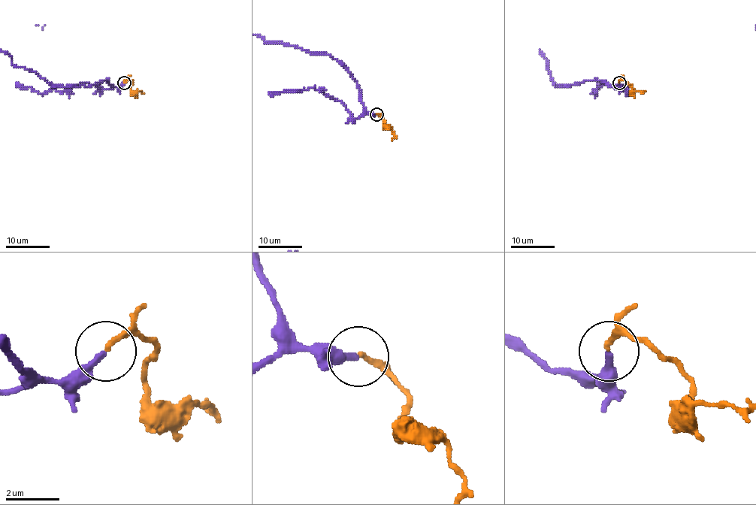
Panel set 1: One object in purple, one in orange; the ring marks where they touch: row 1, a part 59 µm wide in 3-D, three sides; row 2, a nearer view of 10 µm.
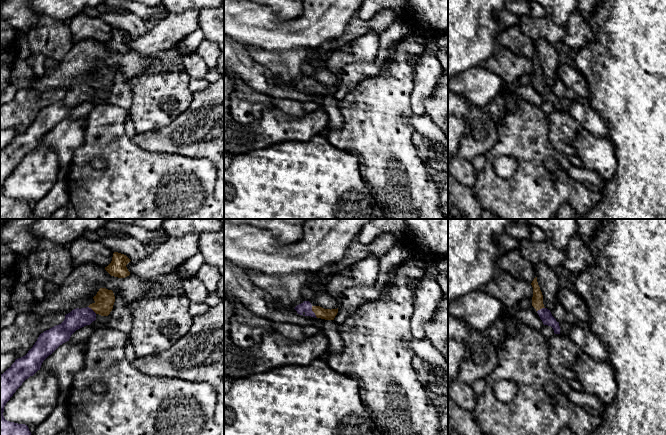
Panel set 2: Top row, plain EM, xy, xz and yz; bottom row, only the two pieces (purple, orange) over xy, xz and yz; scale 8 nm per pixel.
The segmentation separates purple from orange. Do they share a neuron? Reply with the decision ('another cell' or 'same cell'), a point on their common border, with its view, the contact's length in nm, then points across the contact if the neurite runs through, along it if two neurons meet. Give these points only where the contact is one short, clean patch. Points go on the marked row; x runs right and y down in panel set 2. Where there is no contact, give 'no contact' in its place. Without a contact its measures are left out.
same cell; contact xz (313, 312); length 110 nm; way xz (306, 306), (313, 312), (327, 314)

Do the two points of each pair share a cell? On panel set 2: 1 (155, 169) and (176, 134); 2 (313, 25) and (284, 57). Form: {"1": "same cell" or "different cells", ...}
{"1": "different cells", "2": "different cells"}

